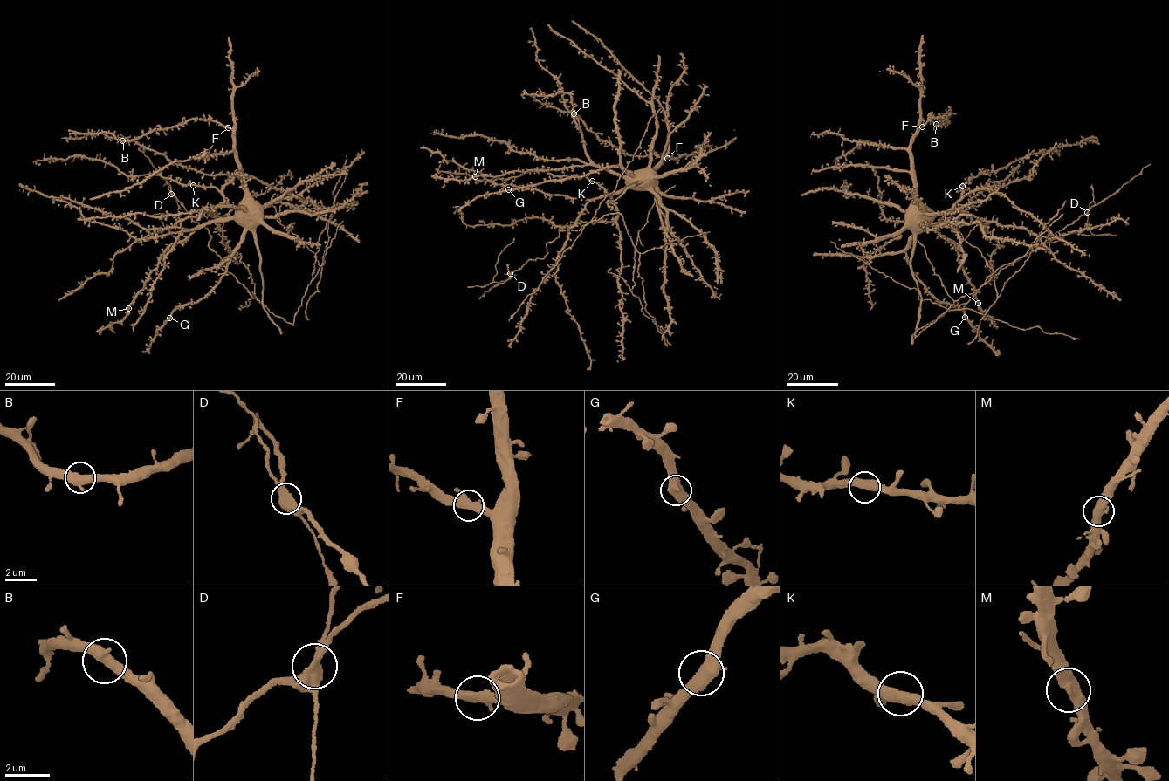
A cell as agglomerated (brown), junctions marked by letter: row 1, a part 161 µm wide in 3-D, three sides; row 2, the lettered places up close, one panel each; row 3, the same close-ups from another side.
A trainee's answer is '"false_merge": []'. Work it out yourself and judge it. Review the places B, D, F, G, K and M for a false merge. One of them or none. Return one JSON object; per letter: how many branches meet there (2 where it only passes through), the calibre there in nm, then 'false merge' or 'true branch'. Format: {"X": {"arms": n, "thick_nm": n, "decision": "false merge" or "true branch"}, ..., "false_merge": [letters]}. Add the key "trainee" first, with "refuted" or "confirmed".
{"trainee": "refuted", "B": {"arms": 2, "thick_nm": 500, "decision": "true branch"}, "D": {"arms": 2, "thick_nm": 500, "decision": "false merge"}, "F": {"arms": 2, "thick_nm": 480, "decision": "true branch"}, "G": {"arms": 2, "thick_nm": 550, "decision": "true branch"}, "K": {"arms": 2, "thick_nm": 480, "decision": "true branch"}, "M": {"arms": 2, "thick_nm": 480, "decision": "true branch"}, "false_merge": ["D"]}

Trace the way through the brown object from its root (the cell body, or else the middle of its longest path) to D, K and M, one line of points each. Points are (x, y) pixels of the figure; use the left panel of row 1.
D: (334, 212), (333, 204), (292, 324), (223, 270), (207, 229), (171, 194)
K: (334, 212), (320, 265), (316, 254), (277, 220), (271, 200), (262, 206), (235, 208), (215, 188), (193, 185)
M: (334, 212), (320, 265), (316, 254), (277, 220), (271, 200), (251, 213), (202, 224), (164, 252), (128, 308)

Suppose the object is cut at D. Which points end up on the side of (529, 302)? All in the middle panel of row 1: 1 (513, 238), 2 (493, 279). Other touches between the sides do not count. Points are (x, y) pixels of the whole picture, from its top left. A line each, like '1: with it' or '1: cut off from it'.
1: cut off from it
2: cut off from it

